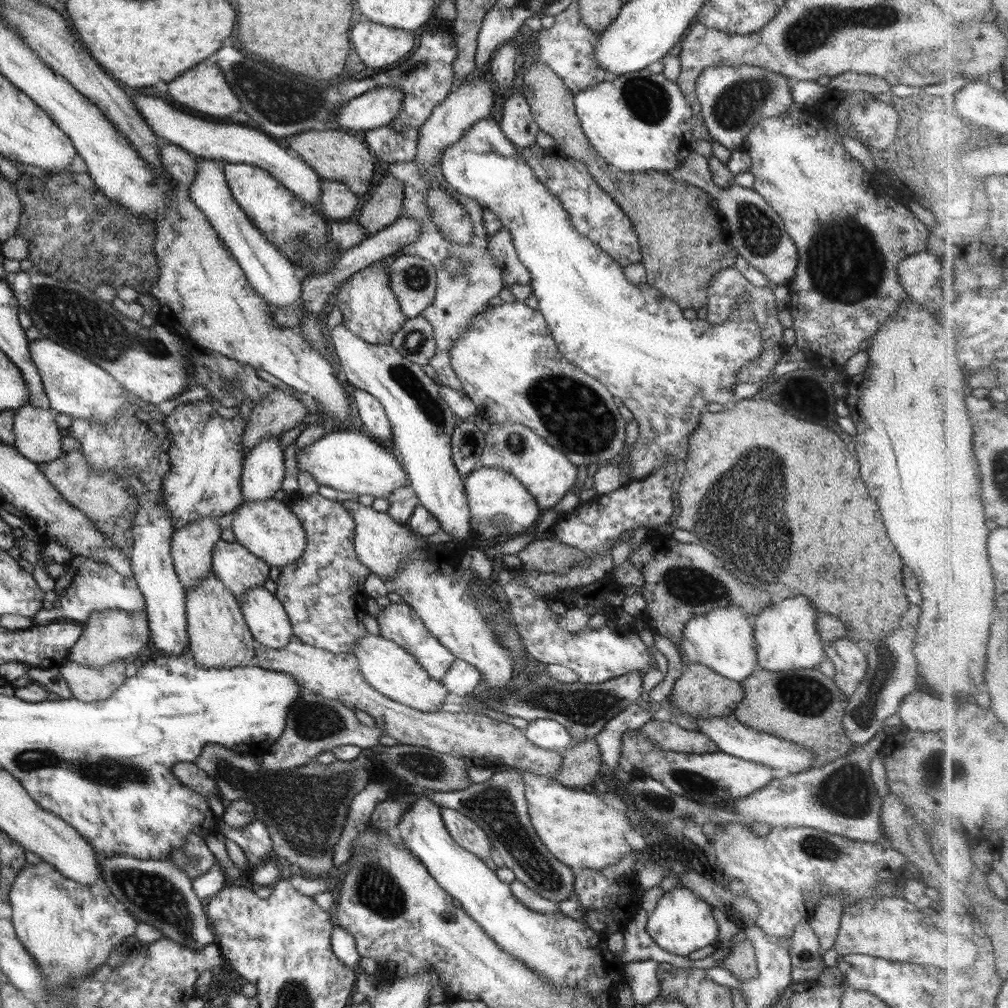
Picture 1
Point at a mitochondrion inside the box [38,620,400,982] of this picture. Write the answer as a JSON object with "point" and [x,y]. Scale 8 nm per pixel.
{"point":[150,893]}

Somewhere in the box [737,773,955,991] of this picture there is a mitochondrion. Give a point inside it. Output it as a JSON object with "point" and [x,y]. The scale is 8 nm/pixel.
{"point":[814,846]}

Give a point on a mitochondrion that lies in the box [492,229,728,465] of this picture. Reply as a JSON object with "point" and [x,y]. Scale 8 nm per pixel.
{"point":[575,414]}

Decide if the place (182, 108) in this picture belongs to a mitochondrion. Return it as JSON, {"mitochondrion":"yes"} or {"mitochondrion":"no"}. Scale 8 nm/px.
{"mitochondrion":"no"}

